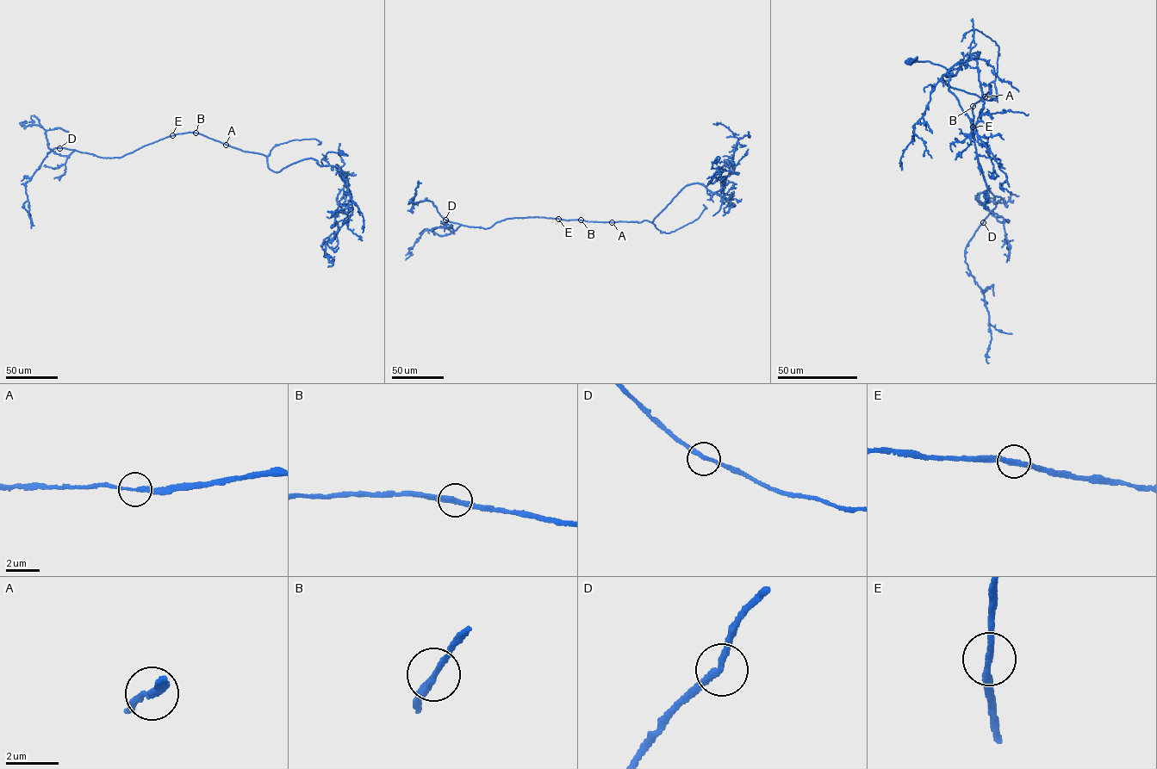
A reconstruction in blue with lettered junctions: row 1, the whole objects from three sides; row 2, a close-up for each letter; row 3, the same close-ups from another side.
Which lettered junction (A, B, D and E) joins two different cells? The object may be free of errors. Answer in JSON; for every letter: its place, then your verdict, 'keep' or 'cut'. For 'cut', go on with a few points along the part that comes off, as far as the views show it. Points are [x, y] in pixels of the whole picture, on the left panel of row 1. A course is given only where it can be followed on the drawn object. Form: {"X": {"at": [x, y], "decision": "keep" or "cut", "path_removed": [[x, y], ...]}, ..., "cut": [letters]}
{"A": {"at": [226, 145], "decision": "keep"}, "B": {"at": [195, 133], "decision": "keep"}, "D": {"at": [59, 148], "decision": "keep"}, "E": {"at": [172, 135], "decision": "keep"}, "cut": []}

